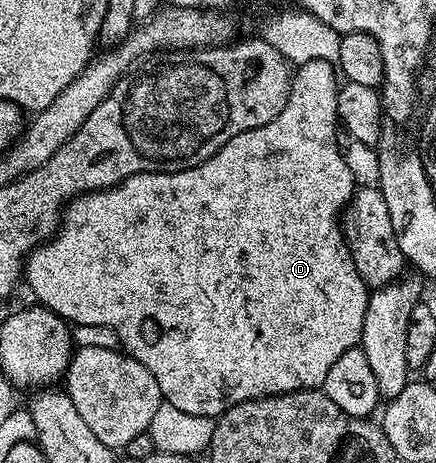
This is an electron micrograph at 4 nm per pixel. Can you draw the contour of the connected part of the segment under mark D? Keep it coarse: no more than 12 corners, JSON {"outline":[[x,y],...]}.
{"outline":[[335,66],[66,205],[23,278],[216,419],[324,387],[370,287]]}

